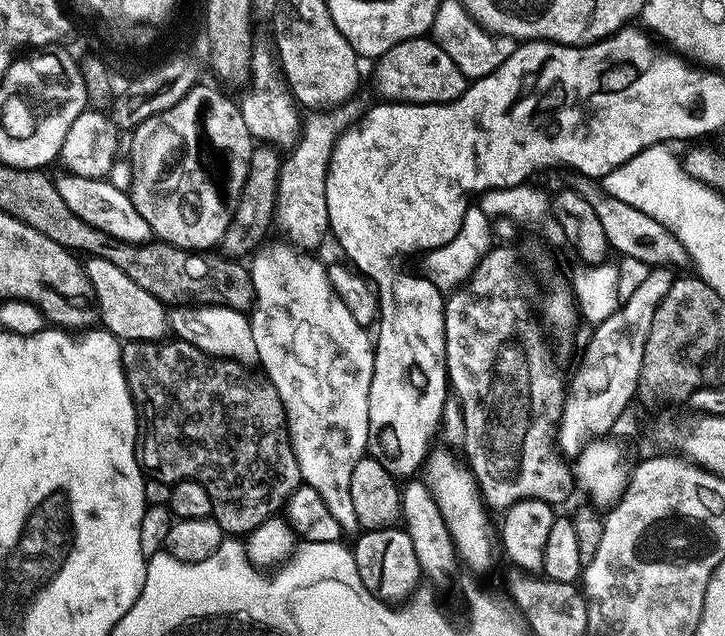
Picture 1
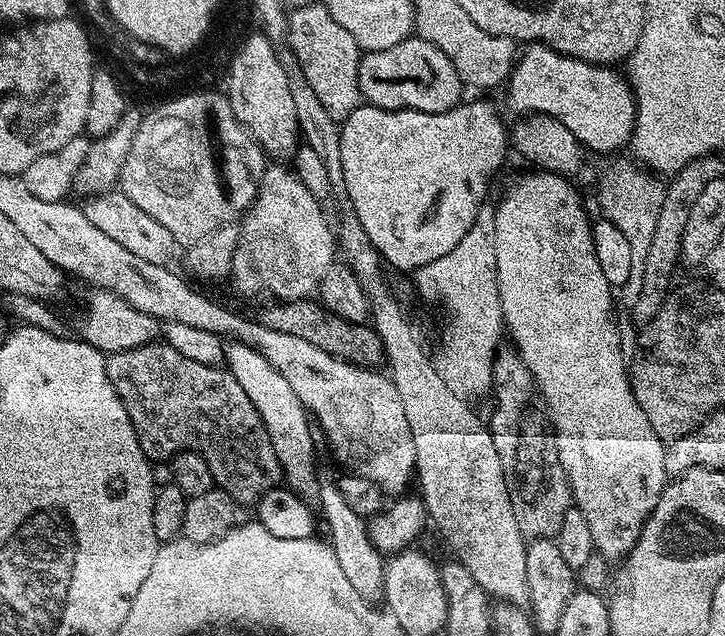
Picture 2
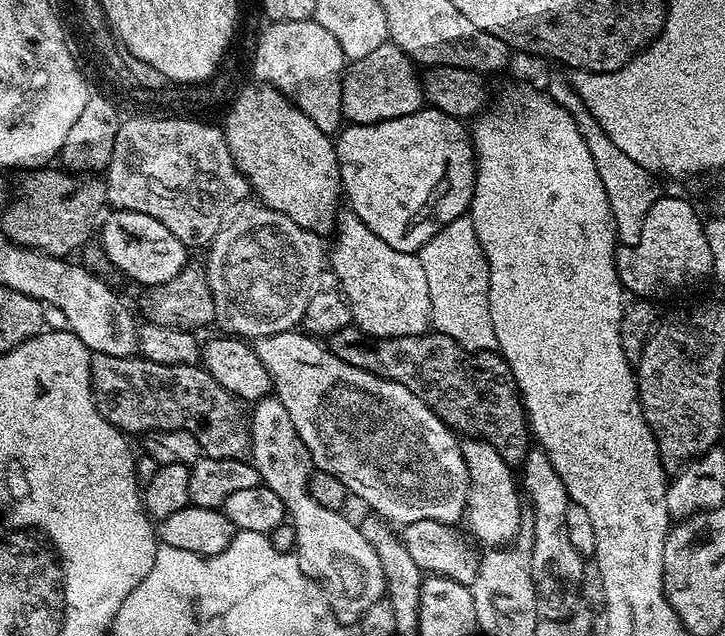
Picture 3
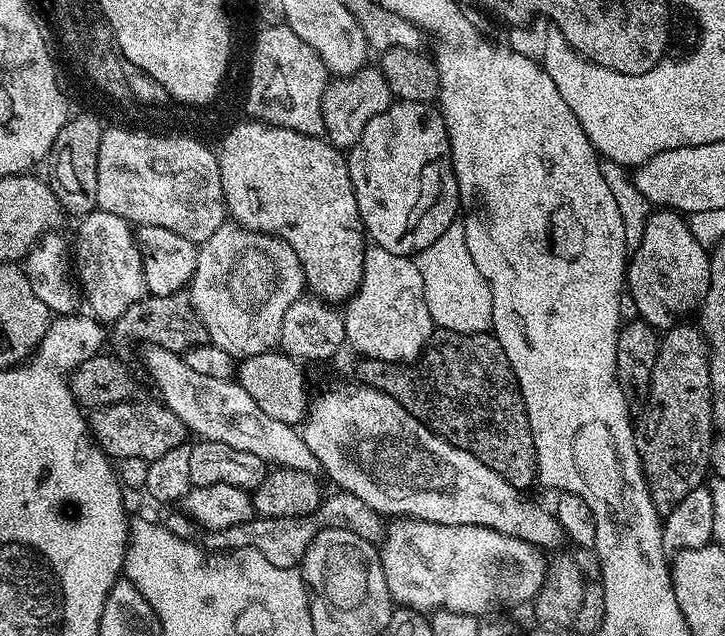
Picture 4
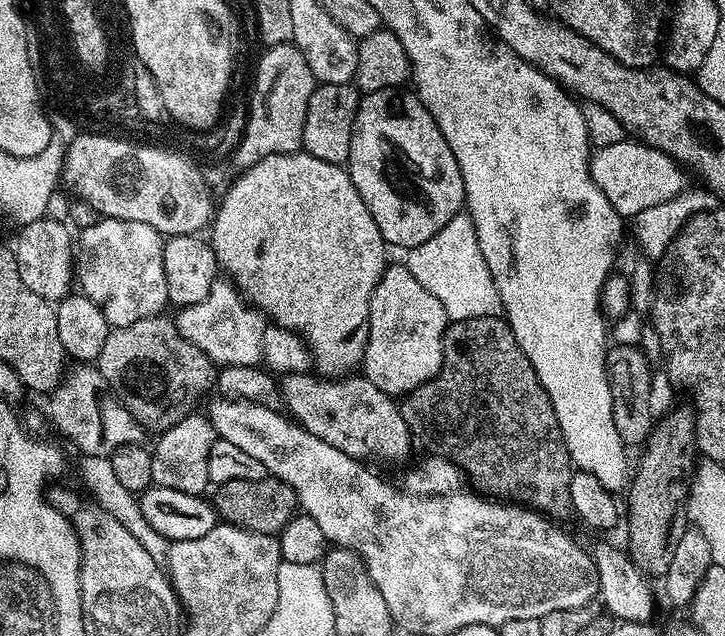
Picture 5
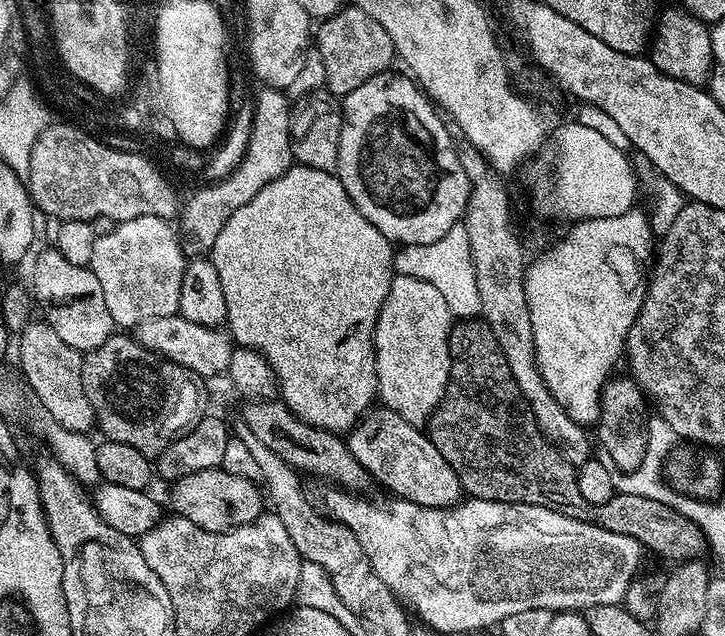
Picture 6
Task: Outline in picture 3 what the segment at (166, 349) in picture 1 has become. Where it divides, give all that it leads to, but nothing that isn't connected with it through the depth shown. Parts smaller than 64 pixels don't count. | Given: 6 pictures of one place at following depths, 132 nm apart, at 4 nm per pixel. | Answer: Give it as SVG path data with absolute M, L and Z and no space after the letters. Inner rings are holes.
M140 354L135 356L110 356L107 357L106 364L108 364L108 369L105 372L96 370L92 373L92 394L96 398L96 408L102 414L102 418L106 418L115 428L120 429L121 432L125 434L131 434L131 432L147 434L150 432L165 432L166 430L182 430L185 428L187 432L194 434L194 438L198 438L203 455L212 458L230 458L231 460L242 460L249 455L252 446L252 437L246 431L245 413L244 416L240 413L240 408L242 408L241 401L237 400L231 392L227 392L200 364L159 364L158 362L150 362L144 359Z

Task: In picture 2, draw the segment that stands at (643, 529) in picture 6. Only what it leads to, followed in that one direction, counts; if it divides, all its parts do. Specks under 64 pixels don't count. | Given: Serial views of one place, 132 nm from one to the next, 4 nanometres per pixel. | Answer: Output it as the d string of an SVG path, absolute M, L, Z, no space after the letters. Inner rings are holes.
M312 298L272 302L269 305L258 316L260 323L268 329L278 330L279 333L292 334L294 338L305 339L311 345L318 346L318 350L336 357L337 360L351 362L369 370L379 369L381 367L379 364L385 363L383 340L372 326L346 322Z

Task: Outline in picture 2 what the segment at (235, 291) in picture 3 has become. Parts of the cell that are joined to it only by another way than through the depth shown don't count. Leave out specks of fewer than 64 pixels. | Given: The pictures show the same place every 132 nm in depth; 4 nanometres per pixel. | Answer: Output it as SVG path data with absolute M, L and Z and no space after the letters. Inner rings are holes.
M265 167L256 185L256 197L238 228L239 251L248 255L252 268L233 267L230 273L233 290L240 296L269 292L276 302L311 297L320 287L322 274L334 262L332 255L338 252L333 229L320 208L321 201L293 171Z

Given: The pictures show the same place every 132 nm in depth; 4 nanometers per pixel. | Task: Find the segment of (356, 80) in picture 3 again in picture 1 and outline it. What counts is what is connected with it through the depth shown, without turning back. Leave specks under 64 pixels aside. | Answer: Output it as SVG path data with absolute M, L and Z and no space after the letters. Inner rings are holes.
M419 36L406 42L398 42L386 54L382 54L375 61L376 73L372 80L381 92L383 99L388 102L401 104L448 104L456 100L468 89L470 81L454 66L450 54L442 50L436 41Z

